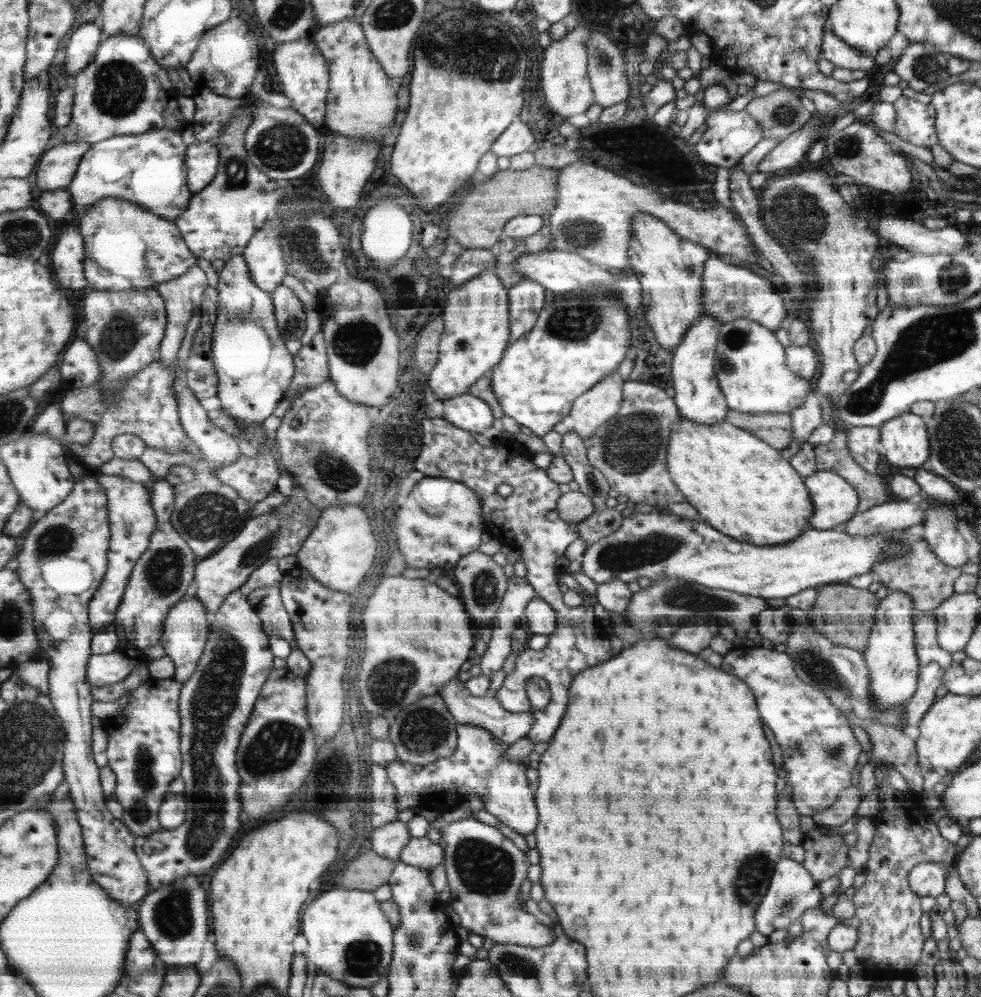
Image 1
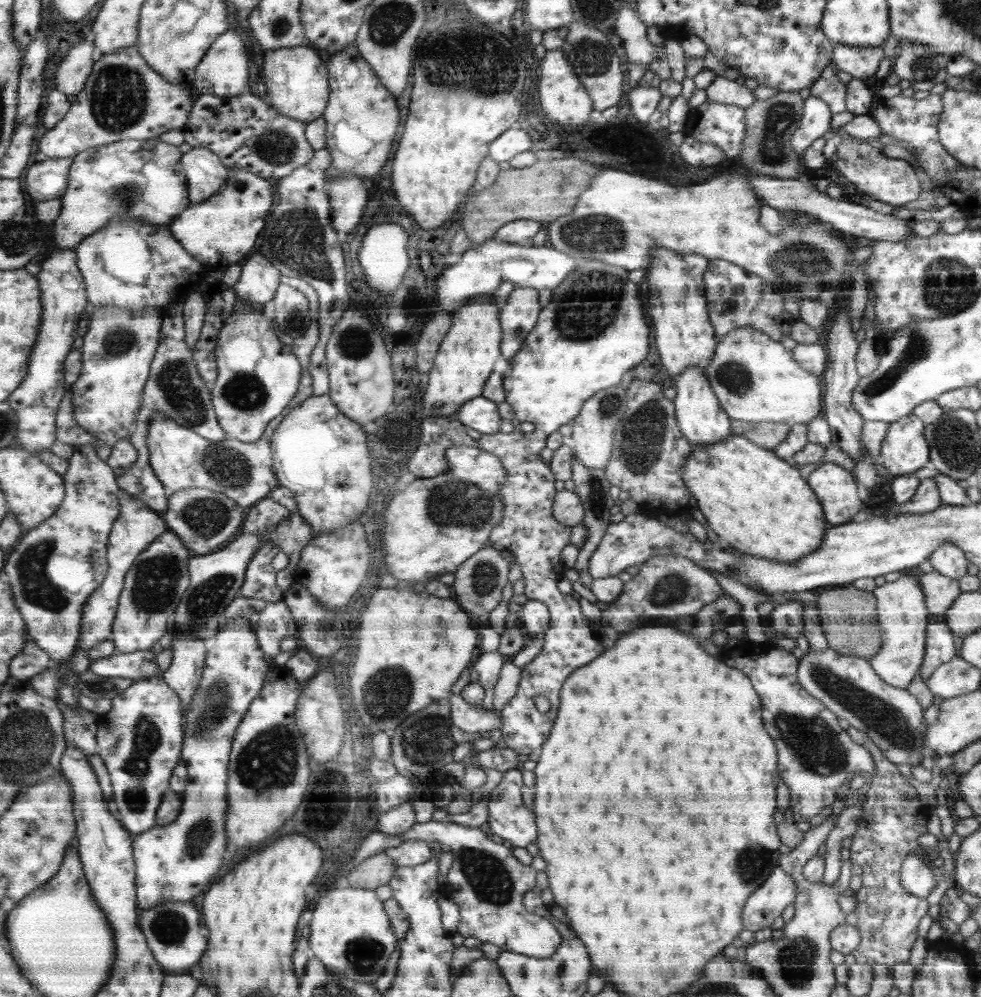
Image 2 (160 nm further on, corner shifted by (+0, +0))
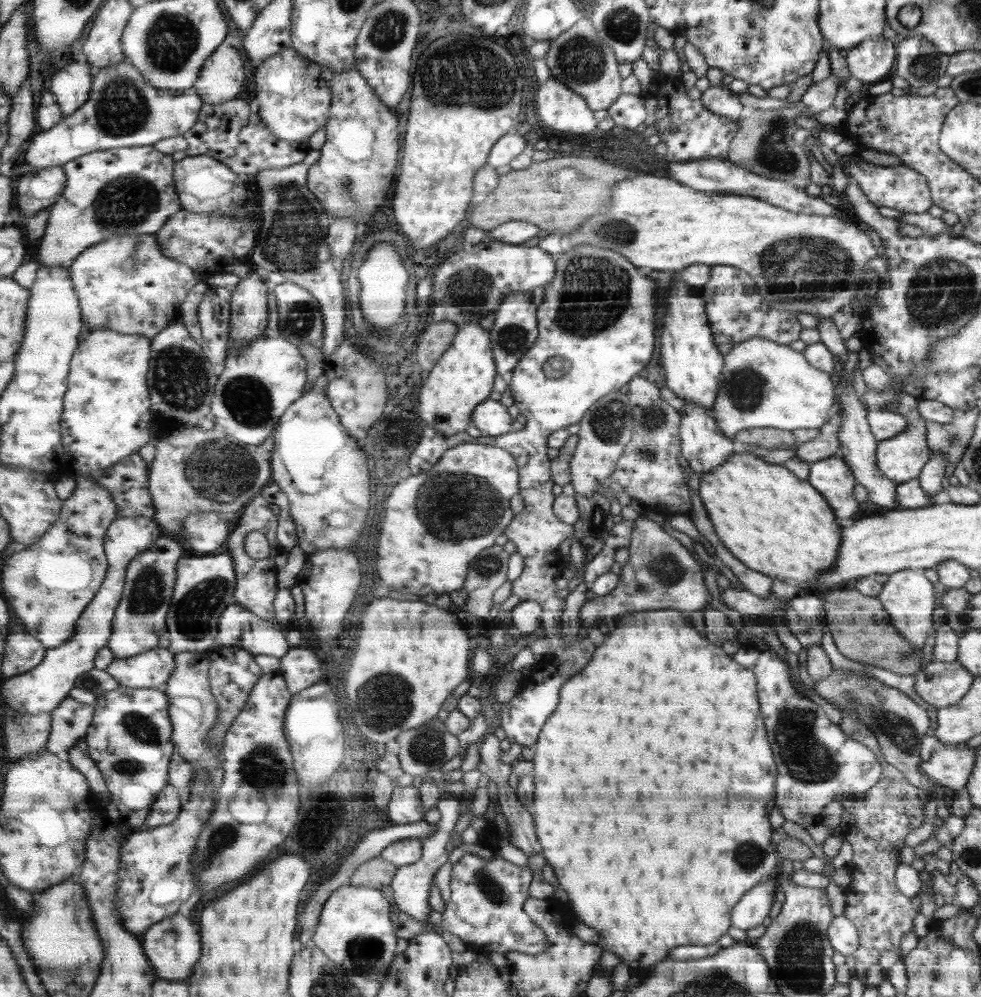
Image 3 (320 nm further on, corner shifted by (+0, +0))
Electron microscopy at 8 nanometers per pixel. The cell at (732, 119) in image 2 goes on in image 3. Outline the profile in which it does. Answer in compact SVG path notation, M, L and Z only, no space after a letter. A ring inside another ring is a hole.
M711 86L701 93L699 100L704 108L713 113L729 118L735 123L740 122L743 104L739 96L732 91L721 86Z

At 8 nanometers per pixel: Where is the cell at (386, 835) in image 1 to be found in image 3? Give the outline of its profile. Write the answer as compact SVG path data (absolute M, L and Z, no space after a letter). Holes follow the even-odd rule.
M416 786L396 787L388 806L388 817L394 825L416 823L425 819L421 795Z

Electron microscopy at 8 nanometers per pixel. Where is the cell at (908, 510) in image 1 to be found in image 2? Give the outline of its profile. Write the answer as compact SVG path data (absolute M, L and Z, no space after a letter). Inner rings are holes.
M927 478L920 482L917 488L917 494L913 500L905 504L895 504L893 507L885 510L884 515L901 515L901 514L922 514L933 511L941 505L941 498L933 478Z

